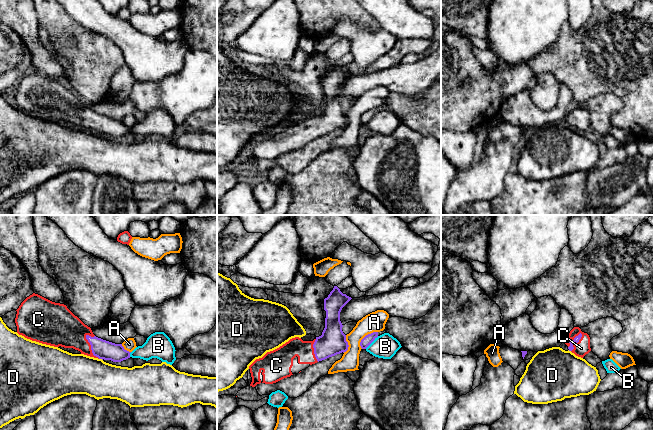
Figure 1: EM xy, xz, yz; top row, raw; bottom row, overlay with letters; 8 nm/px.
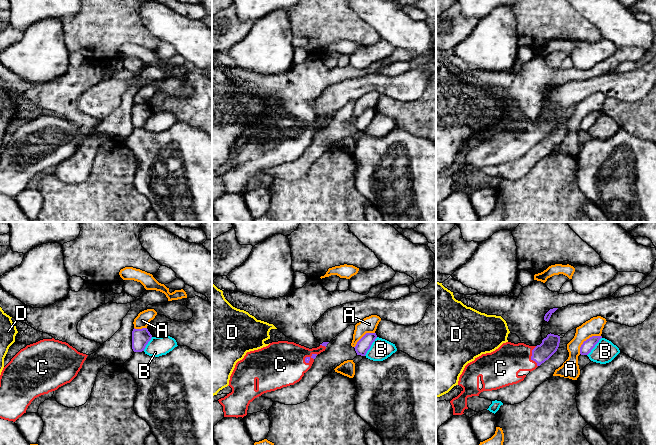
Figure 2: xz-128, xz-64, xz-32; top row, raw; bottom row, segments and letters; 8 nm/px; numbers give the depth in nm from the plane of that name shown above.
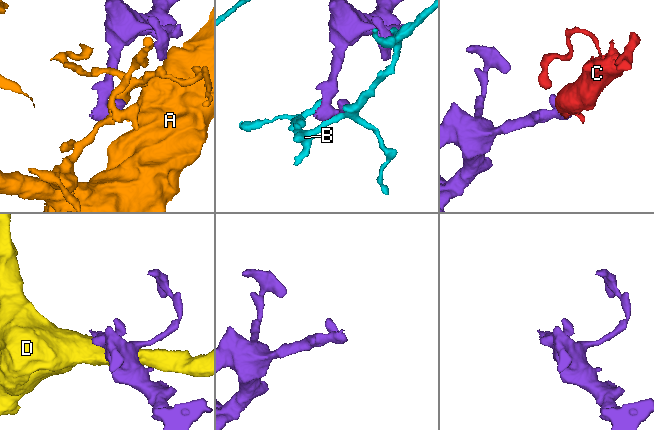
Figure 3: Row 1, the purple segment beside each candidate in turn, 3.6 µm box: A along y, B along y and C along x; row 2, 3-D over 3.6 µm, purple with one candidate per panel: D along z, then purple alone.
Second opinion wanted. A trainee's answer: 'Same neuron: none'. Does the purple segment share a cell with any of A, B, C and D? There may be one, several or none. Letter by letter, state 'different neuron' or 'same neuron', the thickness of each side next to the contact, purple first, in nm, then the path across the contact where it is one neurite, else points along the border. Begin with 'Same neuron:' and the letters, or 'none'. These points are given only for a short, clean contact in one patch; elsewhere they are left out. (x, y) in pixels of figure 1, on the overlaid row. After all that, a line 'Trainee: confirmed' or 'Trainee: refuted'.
Same neuron: C
A: different neuron | 80/160 nm
B: different neuron | 80/200 nm
C: same neuron | 50/120 nm | across yz (577, 338), (577, 342), (581, 348)
D: different neuron | 150/320 nm | along xy (99, 358), (102, 360)
Trainee: refuted

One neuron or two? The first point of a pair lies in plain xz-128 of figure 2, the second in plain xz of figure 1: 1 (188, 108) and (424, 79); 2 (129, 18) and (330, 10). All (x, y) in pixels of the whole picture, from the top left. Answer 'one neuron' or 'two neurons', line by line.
1: two neurons
2: one neuron

